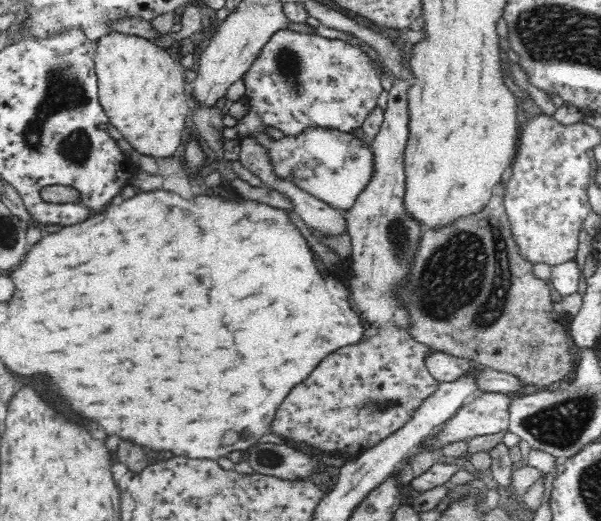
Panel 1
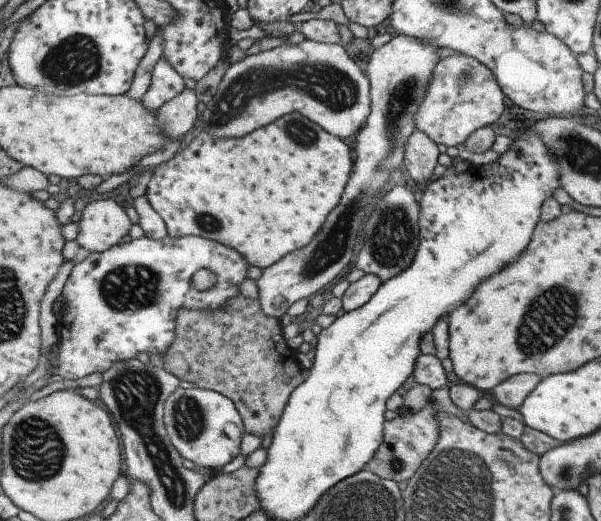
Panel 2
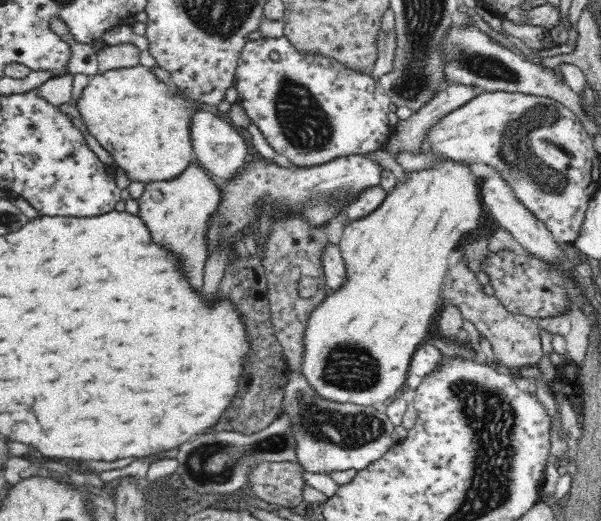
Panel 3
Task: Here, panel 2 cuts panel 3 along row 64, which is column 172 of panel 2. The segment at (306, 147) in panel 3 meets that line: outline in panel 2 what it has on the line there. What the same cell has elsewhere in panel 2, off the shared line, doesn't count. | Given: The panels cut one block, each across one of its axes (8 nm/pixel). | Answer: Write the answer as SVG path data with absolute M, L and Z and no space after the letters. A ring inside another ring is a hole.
M189 235L164 239L142 237L130 242L116 244L102 253L89 253L84 261L77 263L72 269L63 287L66 309L57 316L57 335L59 353L57 364L52 366L53 374L67 380L85 378L93 372L110 370L115 363L135 359L137 354L146 352L159 354L170 350L176 339L178 316L182 309L199 311L219 311L225 309L231 299L238 297L240 286L247 280L250 262L237 249L226 244L207 240L202 236ZM199 268L213 270L219 278L217 286L209 292L197 292L191 278Z

